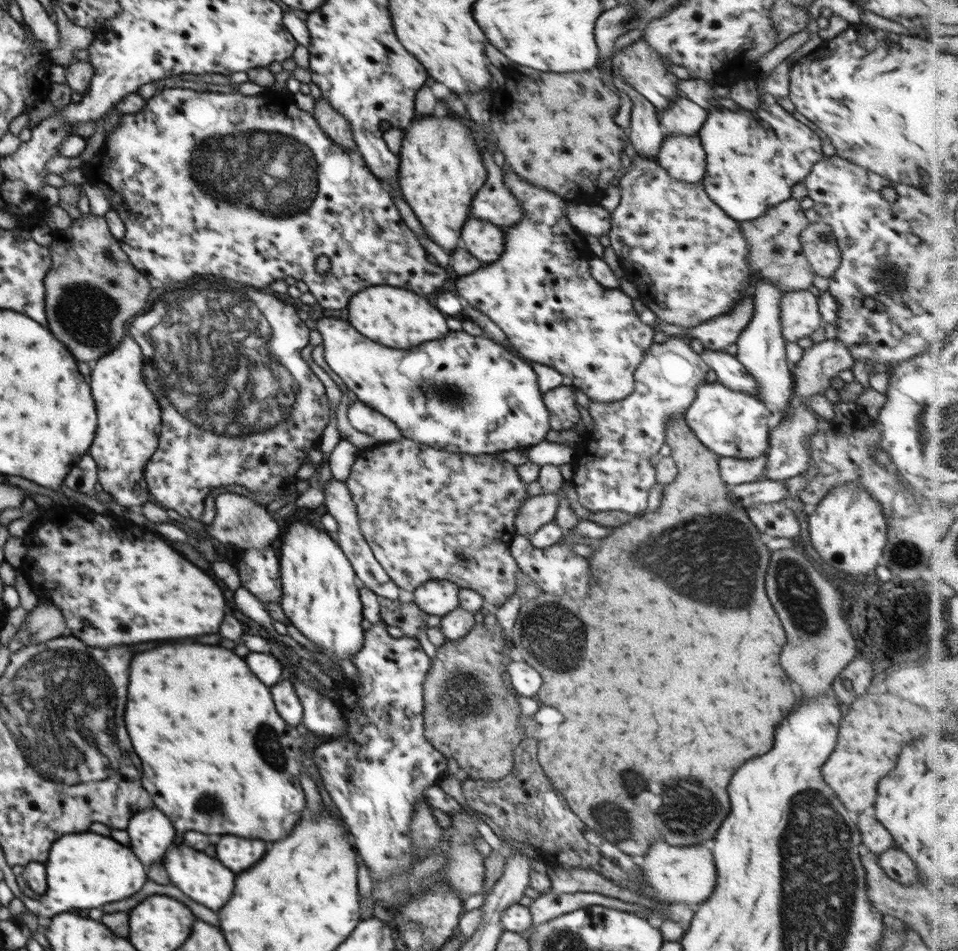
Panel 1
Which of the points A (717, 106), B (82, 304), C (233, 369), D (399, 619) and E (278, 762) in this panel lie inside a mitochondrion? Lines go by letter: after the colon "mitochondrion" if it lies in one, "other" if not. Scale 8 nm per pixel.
A: other
B: mitochondrion
C: mitochondrion
D: other
E: mitochondrion

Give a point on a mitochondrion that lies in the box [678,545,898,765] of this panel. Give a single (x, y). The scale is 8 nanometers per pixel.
(798, 588)

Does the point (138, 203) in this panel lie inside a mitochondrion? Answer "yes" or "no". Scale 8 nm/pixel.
no

